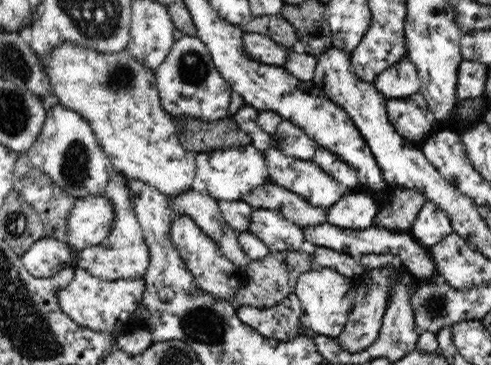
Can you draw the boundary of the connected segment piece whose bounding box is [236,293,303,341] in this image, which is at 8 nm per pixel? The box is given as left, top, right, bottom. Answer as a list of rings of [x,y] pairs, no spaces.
[[[293,293],[284,298],[280,304],[268,309],[238,306],[236,315],[242,323],[260,331],[264,337],[287,341],[299,336],[302,309],[298,296]]]

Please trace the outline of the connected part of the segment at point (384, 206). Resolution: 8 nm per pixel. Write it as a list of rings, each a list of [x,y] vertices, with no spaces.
[[[395,188],[380,202],[375,226],[391,232],[407,232],[414,225],[420,208],[426,204],[426,195],[418,189]]]

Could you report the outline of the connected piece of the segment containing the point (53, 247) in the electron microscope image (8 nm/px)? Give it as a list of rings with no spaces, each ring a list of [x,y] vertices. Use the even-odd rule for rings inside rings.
[[[45,237],[21,256],[24,267],[36,278],[50,278],[72,265],[73,252],[67,242]]]

